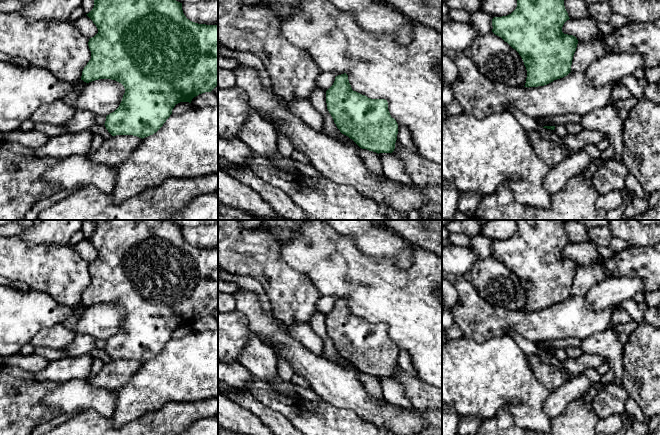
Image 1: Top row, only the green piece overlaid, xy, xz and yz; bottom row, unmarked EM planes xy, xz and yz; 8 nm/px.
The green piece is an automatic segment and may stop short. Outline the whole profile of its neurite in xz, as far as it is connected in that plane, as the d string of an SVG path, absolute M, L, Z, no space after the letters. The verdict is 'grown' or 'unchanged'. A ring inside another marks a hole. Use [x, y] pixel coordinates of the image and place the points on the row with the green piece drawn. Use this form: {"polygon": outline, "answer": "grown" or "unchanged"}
{"polygon": "M346 73L335 77L333 85L326 91L327 109L340 132L352 139L360 148L376 153L392 153L398 134L398 124L391 117L388 110L388 102L385 99L371 99L356 91L353 91Z", "answer": "unchanged"}

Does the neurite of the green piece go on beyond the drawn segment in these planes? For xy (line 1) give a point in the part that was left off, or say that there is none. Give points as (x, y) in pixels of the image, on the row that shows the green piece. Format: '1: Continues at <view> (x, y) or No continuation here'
1: No continuation here

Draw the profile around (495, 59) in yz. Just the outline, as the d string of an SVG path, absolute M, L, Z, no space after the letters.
M490 32L476 37L470 46L472 60L488 80L510 87L524 87L527 70L519 53Z

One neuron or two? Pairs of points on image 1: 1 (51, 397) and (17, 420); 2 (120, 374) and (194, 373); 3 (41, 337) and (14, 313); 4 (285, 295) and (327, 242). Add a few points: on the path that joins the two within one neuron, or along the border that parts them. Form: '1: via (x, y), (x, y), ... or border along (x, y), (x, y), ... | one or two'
1: border along (57, 385), (43, 403), (60, 413) | two
2: border along (142, 363), (130, 378), (115, 390) | two
3: border along (59, 324), (41, 329), (29, 342) | two
4: border along (283, 260), (293, 269), (304, 273), (318, 291) | two

